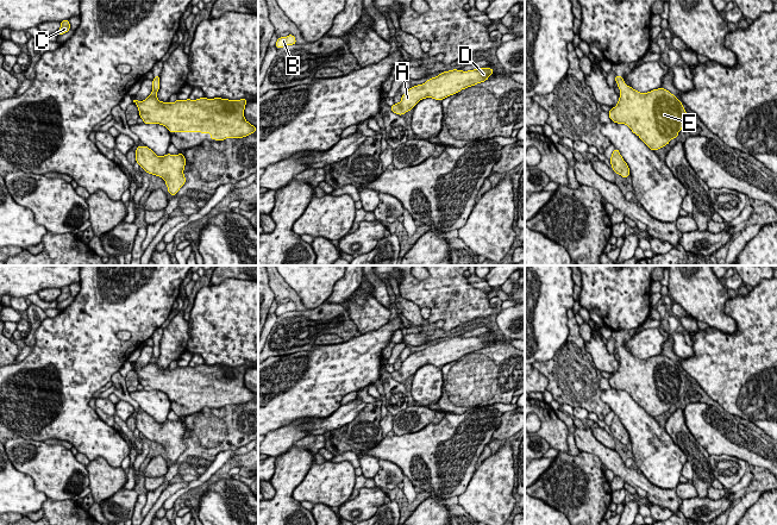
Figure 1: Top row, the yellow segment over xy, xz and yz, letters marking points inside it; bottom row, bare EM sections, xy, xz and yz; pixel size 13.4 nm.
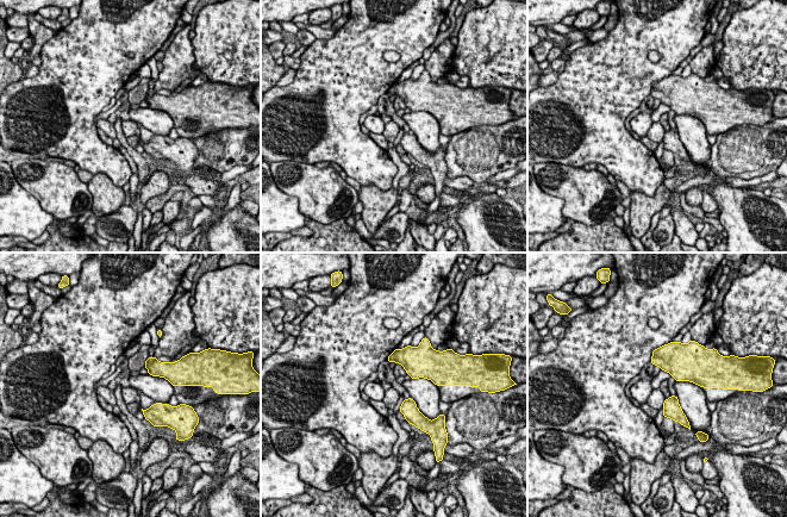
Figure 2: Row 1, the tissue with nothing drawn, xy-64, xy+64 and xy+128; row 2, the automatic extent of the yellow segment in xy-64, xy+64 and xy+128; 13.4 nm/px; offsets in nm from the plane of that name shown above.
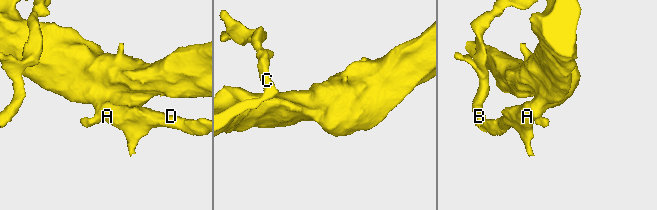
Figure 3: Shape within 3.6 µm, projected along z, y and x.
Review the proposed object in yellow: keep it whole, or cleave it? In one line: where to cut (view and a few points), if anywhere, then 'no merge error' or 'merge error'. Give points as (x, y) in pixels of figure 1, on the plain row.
cut none; no merge error

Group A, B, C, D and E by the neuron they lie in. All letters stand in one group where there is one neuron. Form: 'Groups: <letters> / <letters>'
Groups: A B C D E

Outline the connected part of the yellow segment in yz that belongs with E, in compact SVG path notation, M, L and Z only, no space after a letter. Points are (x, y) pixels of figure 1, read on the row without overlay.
M618 342L615 349L620 364L608 379L612 388L627 392L653 418L677 405L685 390L687 379L673 361L664 355L640 360Z

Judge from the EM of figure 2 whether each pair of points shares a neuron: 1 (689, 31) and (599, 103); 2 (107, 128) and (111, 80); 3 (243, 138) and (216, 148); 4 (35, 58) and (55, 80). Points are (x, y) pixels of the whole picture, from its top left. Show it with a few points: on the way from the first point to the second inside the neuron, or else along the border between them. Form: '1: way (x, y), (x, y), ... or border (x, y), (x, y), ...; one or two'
1: way (664, 31), (659, 31), (612, 78); one
2: border (95, 123), (98, 128); two
3: way (236, 145), (223, 148); one
4: border (51, 38), (42, 48), (41, 64), (38, 67); two

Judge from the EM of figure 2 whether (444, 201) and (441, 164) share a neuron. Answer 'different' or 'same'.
same

